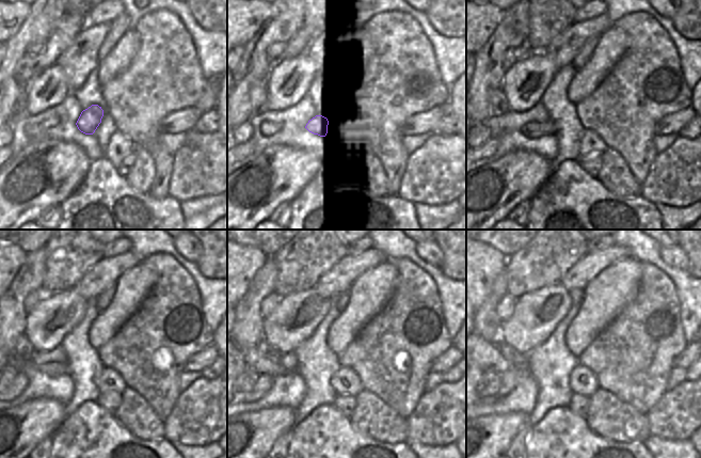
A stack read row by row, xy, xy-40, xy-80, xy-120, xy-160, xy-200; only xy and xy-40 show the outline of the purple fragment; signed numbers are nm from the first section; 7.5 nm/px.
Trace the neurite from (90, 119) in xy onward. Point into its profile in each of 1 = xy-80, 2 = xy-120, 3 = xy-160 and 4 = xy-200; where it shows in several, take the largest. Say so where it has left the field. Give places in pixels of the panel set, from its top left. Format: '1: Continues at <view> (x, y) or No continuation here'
1: Continues at xy-80 (531, 130)
2: Continues at xy-120 (50, 368)
3: Continues at xy-160 (253, 359)
4: Continues at xy-200 (488, 357)

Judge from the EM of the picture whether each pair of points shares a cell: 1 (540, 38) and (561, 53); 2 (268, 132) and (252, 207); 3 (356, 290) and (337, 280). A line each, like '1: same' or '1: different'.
1: different
2: different
3: different

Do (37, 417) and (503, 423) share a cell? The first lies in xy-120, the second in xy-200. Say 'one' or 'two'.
one

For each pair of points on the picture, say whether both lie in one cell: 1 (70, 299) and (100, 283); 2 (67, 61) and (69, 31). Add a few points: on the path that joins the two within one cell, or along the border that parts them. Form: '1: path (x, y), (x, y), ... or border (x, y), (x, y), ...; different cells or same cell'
1: border (72, 289), (88, 301); different cells
2: border (84, 26), (72, 44), (57, 59), (56, 63); different cells

